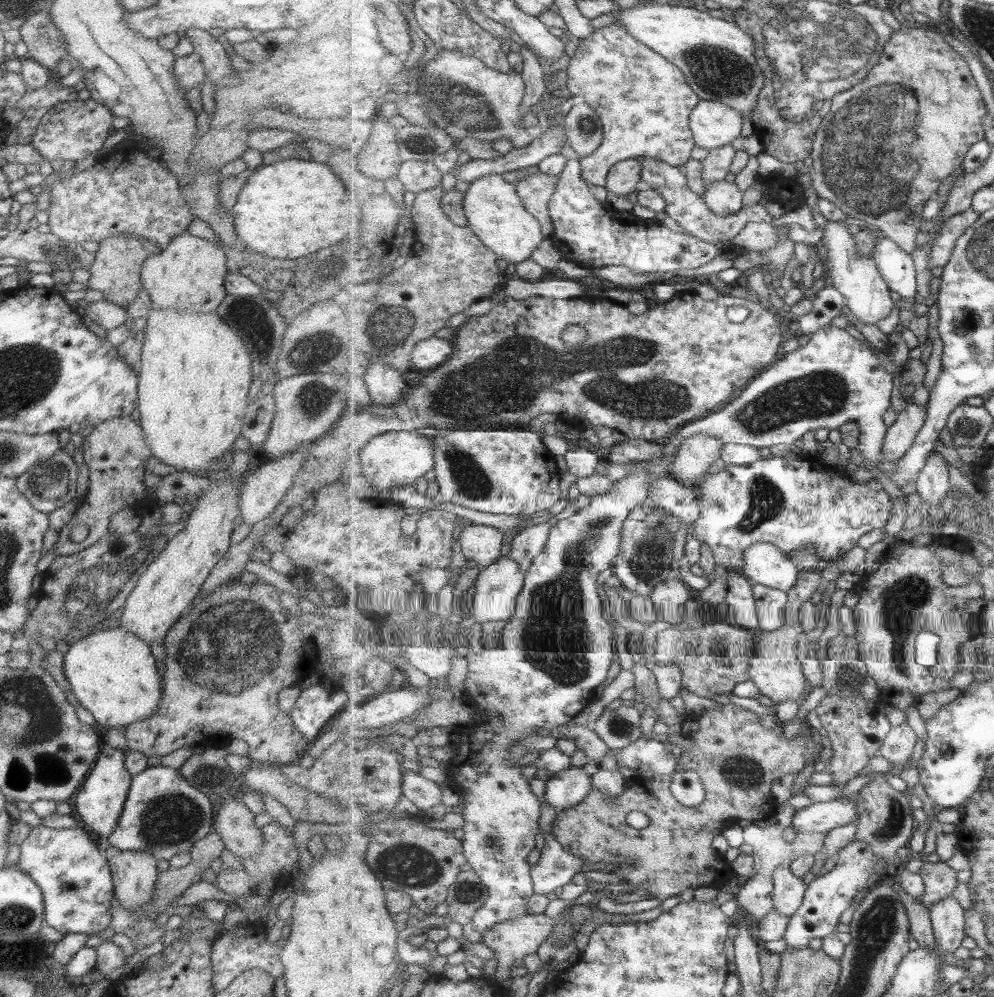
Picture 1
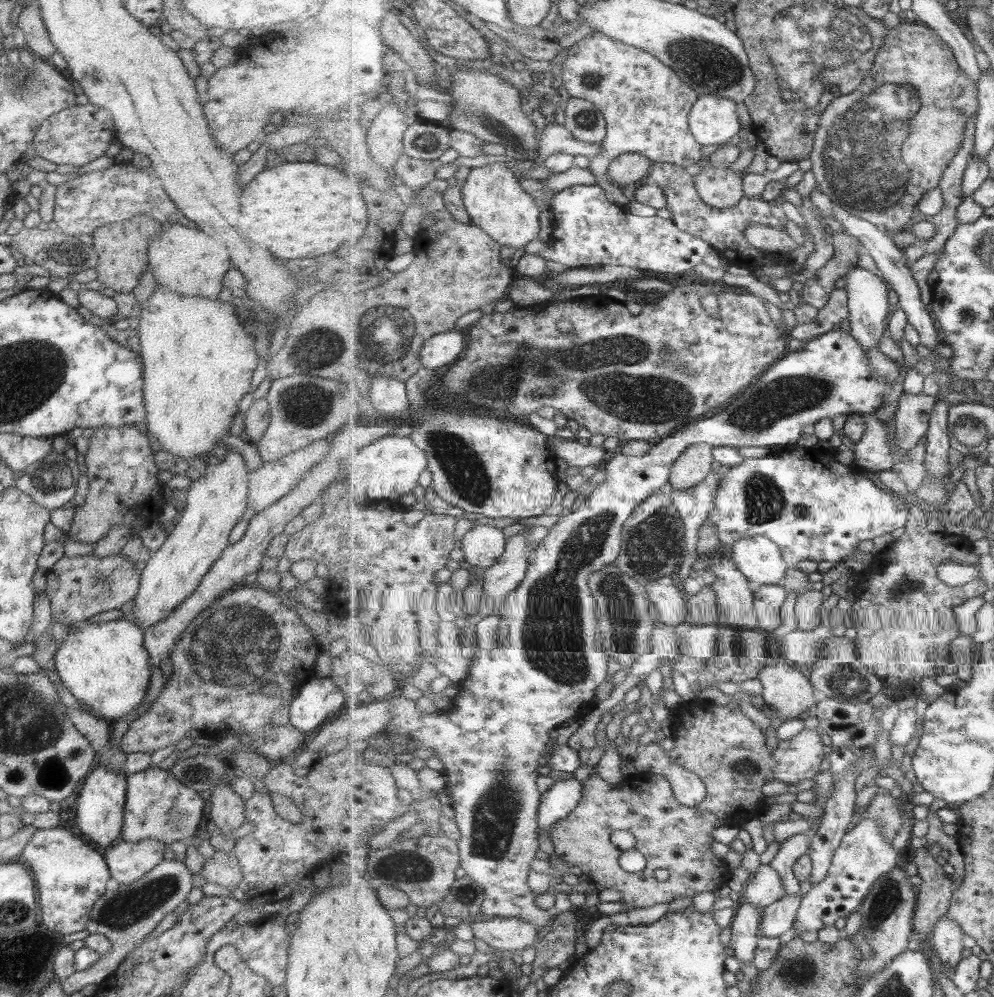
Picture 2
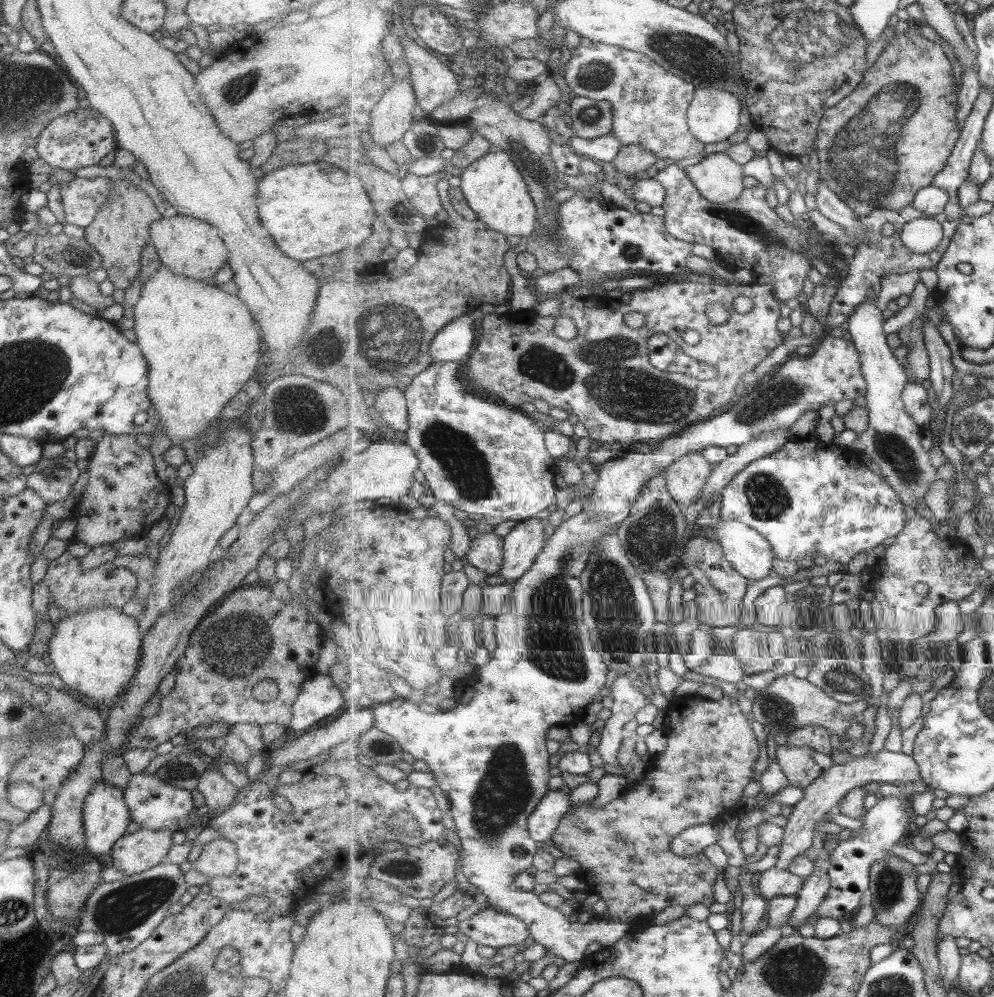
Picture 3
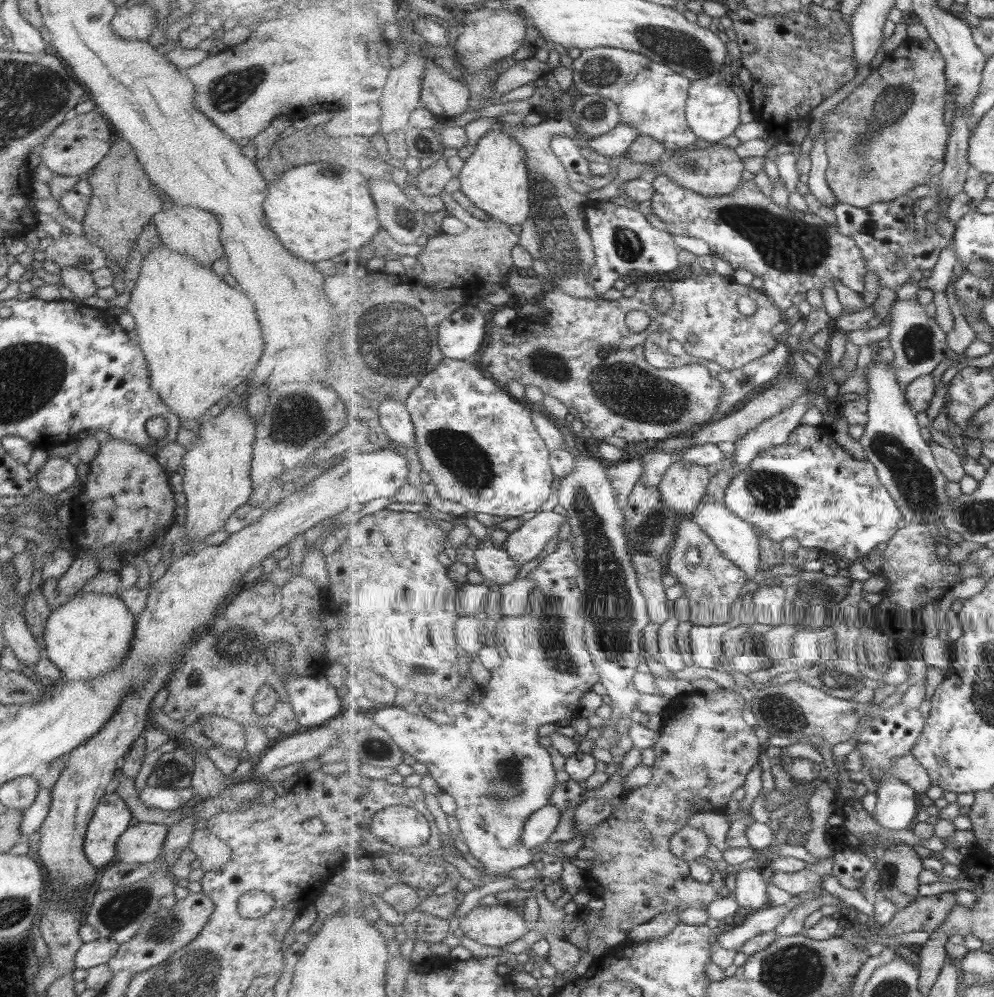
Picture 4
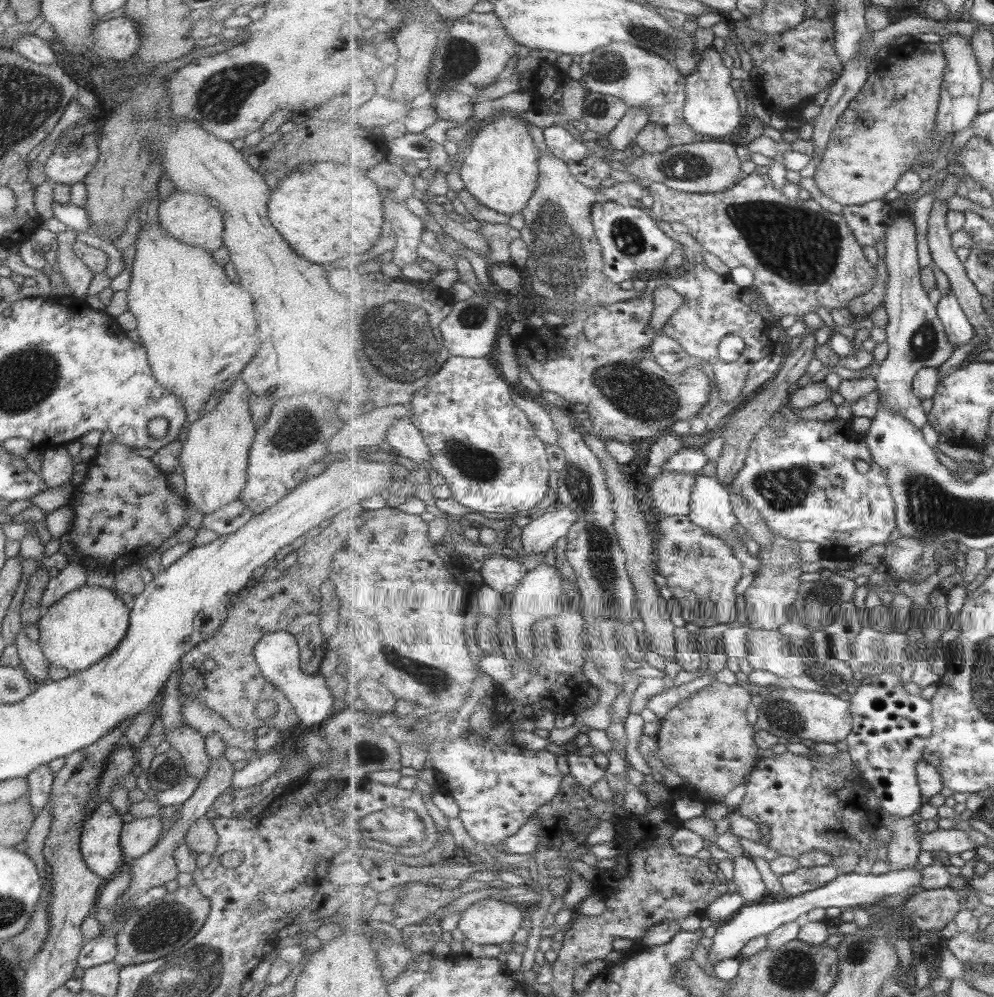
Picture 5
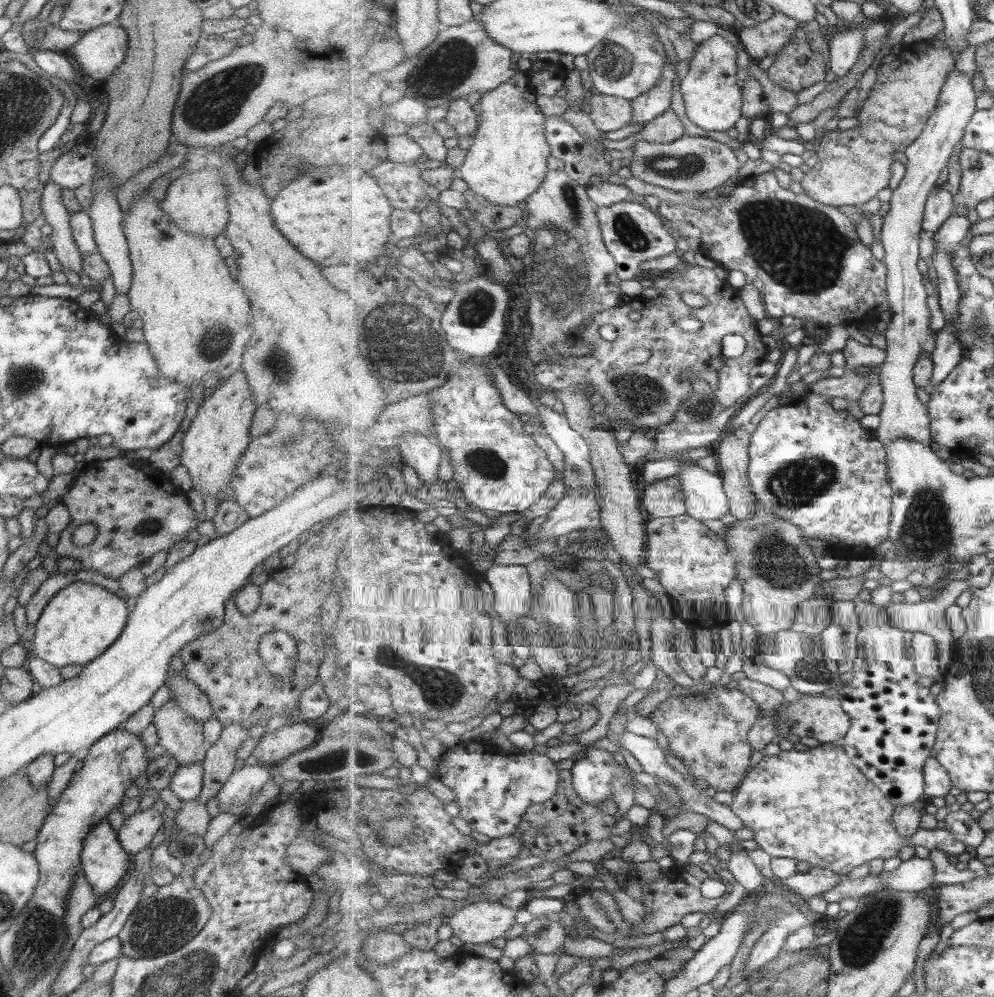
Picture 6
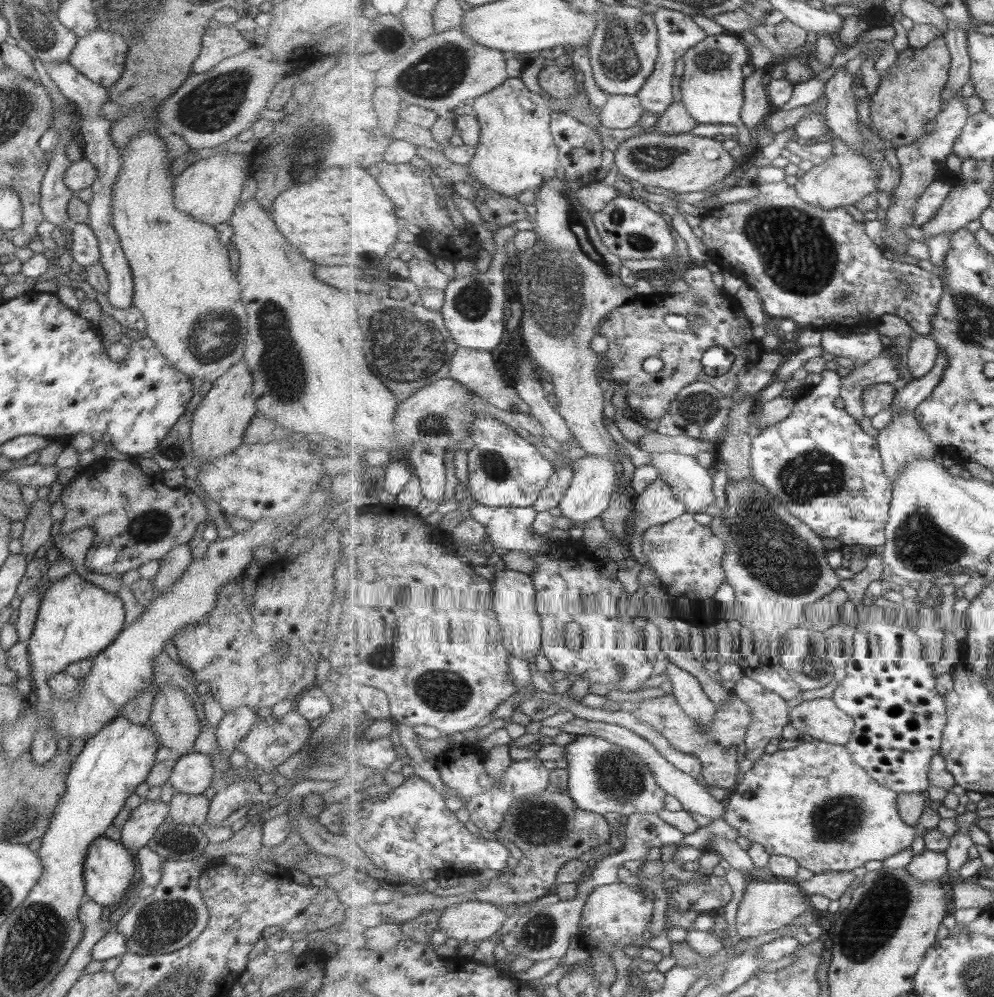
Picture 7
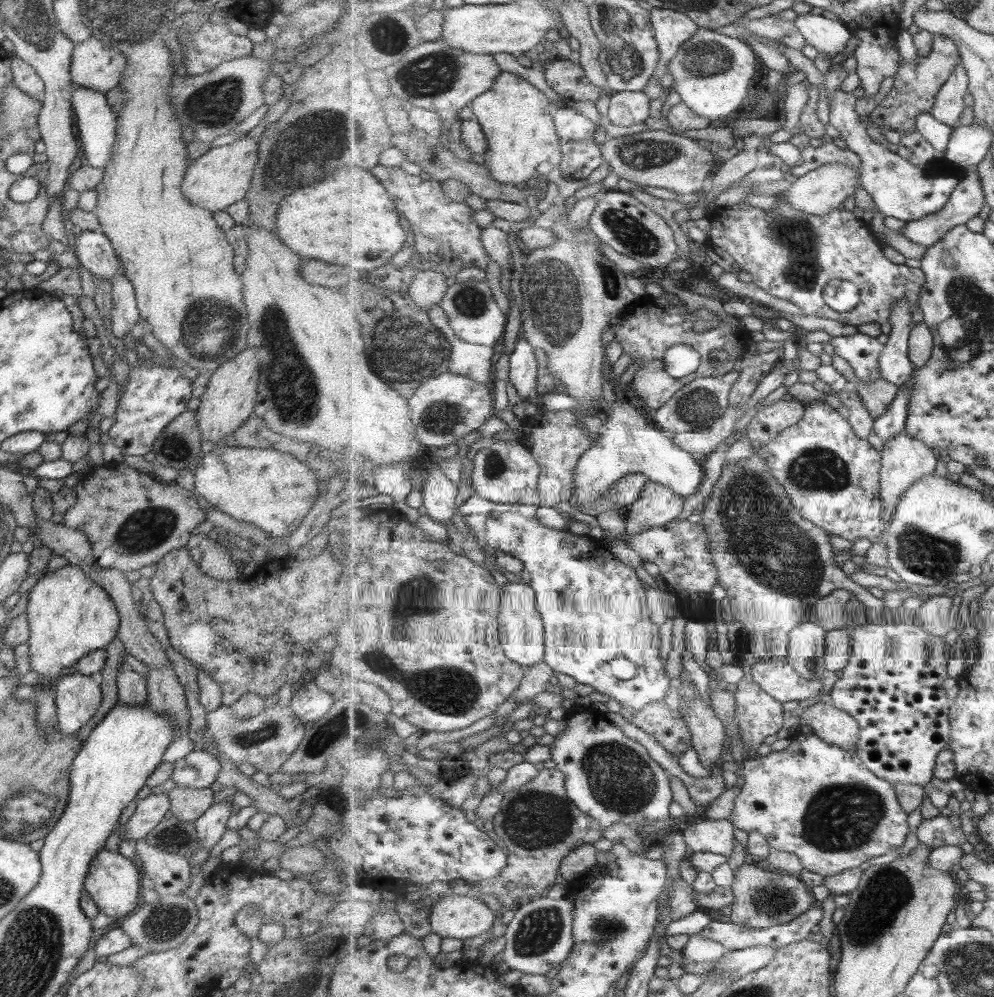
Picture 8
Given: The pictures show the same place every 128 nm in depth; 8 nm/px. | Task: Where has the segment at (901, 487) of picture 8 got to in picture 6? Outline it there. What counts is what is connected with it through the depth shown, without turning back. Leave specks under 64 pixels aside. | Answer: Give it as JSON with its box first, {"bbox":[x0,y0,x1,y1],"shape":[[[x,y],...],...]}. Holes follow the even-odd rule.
{"bbox":[877,70,977,446],"shape":[[[954,70],[942,88],[938,107],[930,122],[924,128],[922,136],[907,148],[907,174],[901,186],[893,192],[888,215],[881,229],[881,242],[885,248],[884,263],[888,266],[887,296],[892,306],[891,321],[886,329],[888,352],[887,360],[880,369],[879,383],[884,388],[884,405],[879,416],[882,420],[877,438],[884,444],[890,444],[898,438],[912,438],[919,444],[931,446],[931,417],[926,403],[919,401],[917,384],[914,381],[914,366],[923,353],[932,356],[936,347],[937,334],[930,329],[930,308],[928,305],[927,285],[919,272],[919,234],[923,229],[926,204],[929,201],[937,180],[943,170],[950,165],[957,144],[962,144],[967,125],[977,112],[977,94],[973,84],[964,73]]]}

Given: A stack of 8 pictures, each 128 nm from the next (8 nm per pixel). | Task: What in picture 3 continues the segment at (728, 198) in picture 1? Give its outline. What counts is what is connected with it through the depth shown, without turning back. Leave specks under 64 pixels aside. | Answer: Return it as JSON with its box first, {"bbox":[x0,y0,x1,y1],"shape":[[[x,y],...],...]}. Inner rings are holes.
{"bbox":[684,152,745,204],"shape":[[[715,152],[684,166],[699,193],[710,202],[721,204],[729,204],[745,191],[743,168],[724,152]]]}

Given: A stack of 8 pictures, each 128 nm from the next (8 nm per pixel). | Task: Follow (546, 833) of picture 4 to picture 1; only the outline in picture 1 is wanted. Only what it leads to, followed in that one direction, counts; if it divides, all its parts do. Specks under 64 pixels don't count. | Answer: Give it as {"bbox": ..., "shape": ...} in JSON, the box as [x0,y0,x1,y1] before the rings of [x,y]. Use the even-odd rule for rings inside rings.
{"bbox":[546,767,594,813],"shape":[[[581,767],[554,774],[547,786],[546,802],[557,813],[576,807],[594,788],[592,776]]]}

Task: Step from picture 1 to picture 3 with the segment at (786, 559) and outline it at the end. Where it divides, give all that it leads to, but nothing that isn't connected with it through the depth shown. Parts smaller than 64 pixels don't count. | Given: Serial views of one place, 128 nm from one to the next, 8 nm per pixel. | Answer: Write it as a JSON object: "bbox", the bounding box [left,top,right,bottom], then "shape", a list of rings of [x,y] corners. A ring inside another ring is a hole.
{"bbox":[710,517,774,580],"shape":[[[720,517],[710,534],[722,544],[724,556],[749,580],[761,580],[774,574],[774,548],[758,530],[740,520]]]}

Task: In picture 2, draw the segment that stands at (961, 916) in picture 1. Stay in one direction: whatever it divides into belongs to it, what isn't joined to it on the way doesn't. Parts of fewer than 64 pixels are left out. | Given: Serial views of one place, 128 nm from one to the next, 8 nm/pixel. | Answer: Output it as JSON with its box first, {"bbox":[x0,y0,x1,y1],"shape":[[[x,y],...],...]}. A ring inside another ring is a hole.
{"bbox":[934,916,966,968],"shape":[[[944,916],[935,927],[934,948],[937,949],[943,964],[949,968],[956,968],[962,961],[963,950],[965,950],[962,943],[963,934],[966,932],[948,916]]]}

